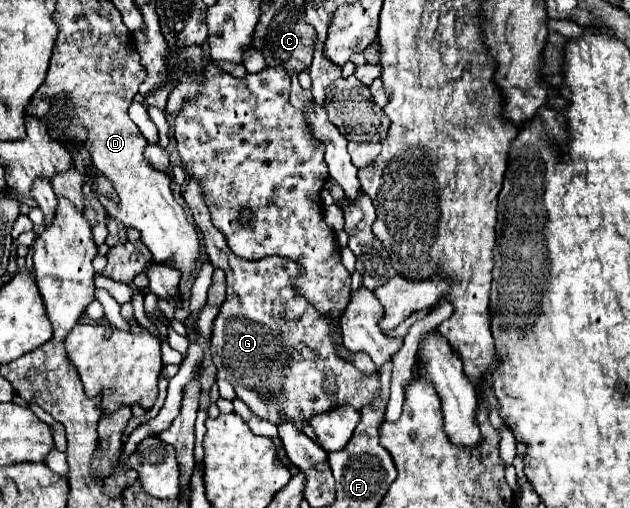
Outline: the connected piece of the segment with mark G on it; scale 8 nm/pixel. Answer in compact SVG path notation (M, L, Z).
M190 181L184 199L190 207L190 213L194 217L194 223L204 235L204 247L210 255L210 263L214 267L222 267L226 271L226 283L228 293L220 307L220 313L214 321L214 335L212 335L212 363L216 367L218 379L226 379L236 395L260 417L278 427L278 417L290 417L298 429L304 429L304 425L312 419L316 413L328 413L330 409L352 405L356 411L362 411L362 407L370 405L380 395L380 373L366 375L358 371L350 361L344 357L338 357L338 345L334 341L336 335L340 335L340 325L336 319L326 317L306 301L306 297L300 297L298 289L294 287L296 279L302 277L302 267L296 265L296 261L288 257L266 257L258 261L244 261L236 257L228 245L224 235L212 225L208 207L202 199L202 189L196 181Z

